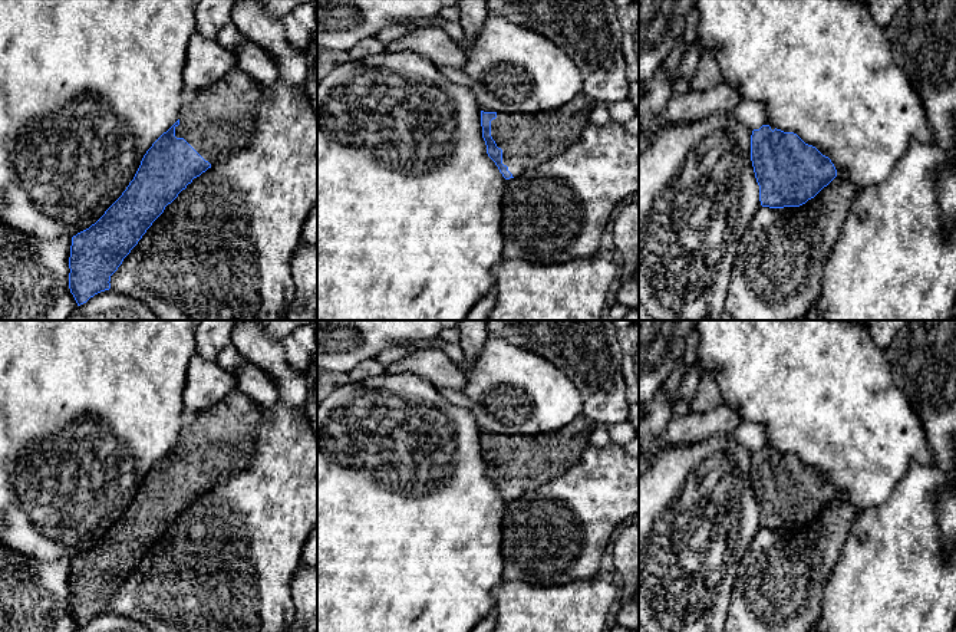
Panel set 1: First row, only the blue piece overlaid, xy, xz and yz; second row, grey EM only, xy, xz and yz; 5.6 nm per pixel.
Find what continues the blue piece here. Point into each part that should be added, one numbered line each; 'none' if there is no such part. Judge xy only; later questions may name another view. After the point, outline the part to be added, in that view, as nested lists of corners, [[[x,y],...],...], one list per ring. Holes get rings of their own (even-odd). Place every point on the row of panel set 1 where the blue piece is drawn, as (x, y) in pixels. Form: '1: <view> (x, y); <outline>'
1: xy (220, 121); [[[235,68],[220,80],[197,92],[194,101],[182,106],[175,136],[184,138],[211,167],[224,162],[250,142],[260,102],[260,82]]]

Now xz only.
1: xz (527, 140); [[[578,93],[554,111],[540,113],[498,113],[491,121],[491,136],[502,149],[502,164],[512,177],[563,154],[576,145],[590,125],[589,113],[596,105]]]

